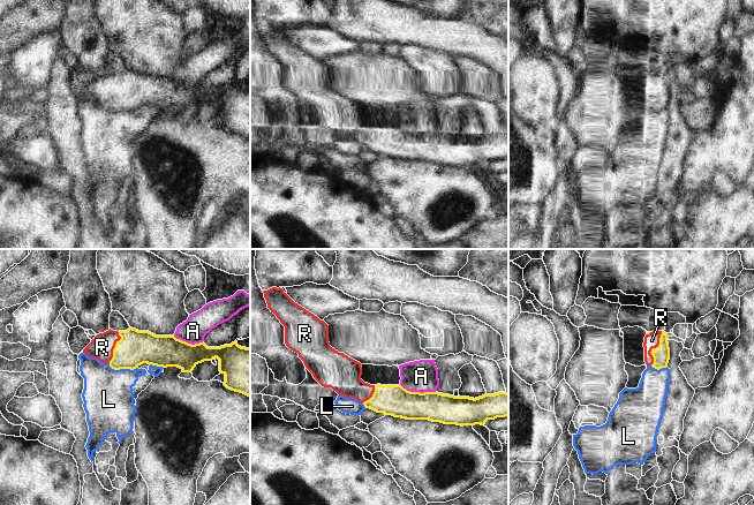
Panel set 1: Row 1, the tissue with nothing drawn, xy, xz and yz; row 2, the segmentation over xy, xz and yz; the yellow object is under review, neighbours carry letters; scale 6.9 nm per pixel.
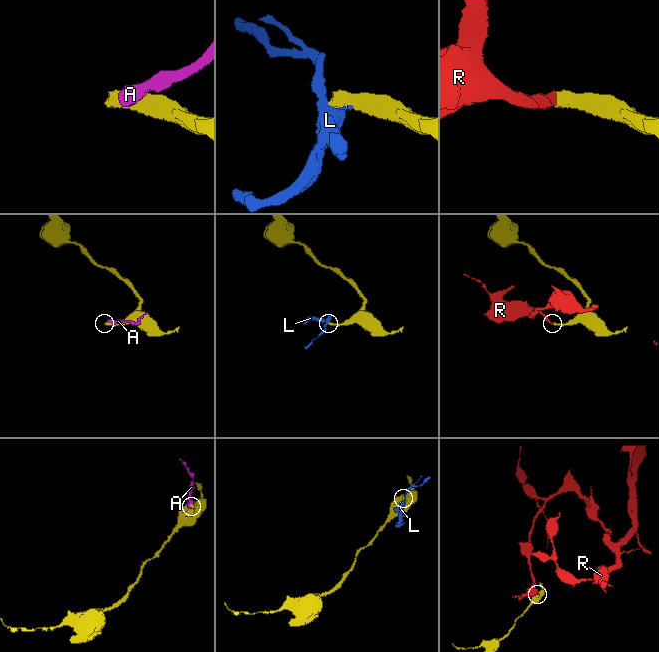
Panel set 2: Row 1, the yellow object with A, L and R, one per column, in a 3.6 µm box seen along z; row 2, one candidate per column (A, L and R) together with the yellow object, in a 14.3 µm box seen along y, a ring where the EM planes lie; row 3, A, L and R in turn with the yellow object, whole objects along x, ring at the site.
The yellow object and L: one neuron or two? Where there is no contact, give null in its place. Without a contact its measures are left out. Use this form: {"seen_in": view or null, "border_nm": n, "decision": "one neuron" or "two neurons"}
{"seen_in": "xy", "border_nm": 200, "decision": "two neurons"}

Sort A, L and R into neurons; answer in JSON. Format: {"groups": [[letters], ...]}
{"groups": [["A", "L"], ["R"]]}

